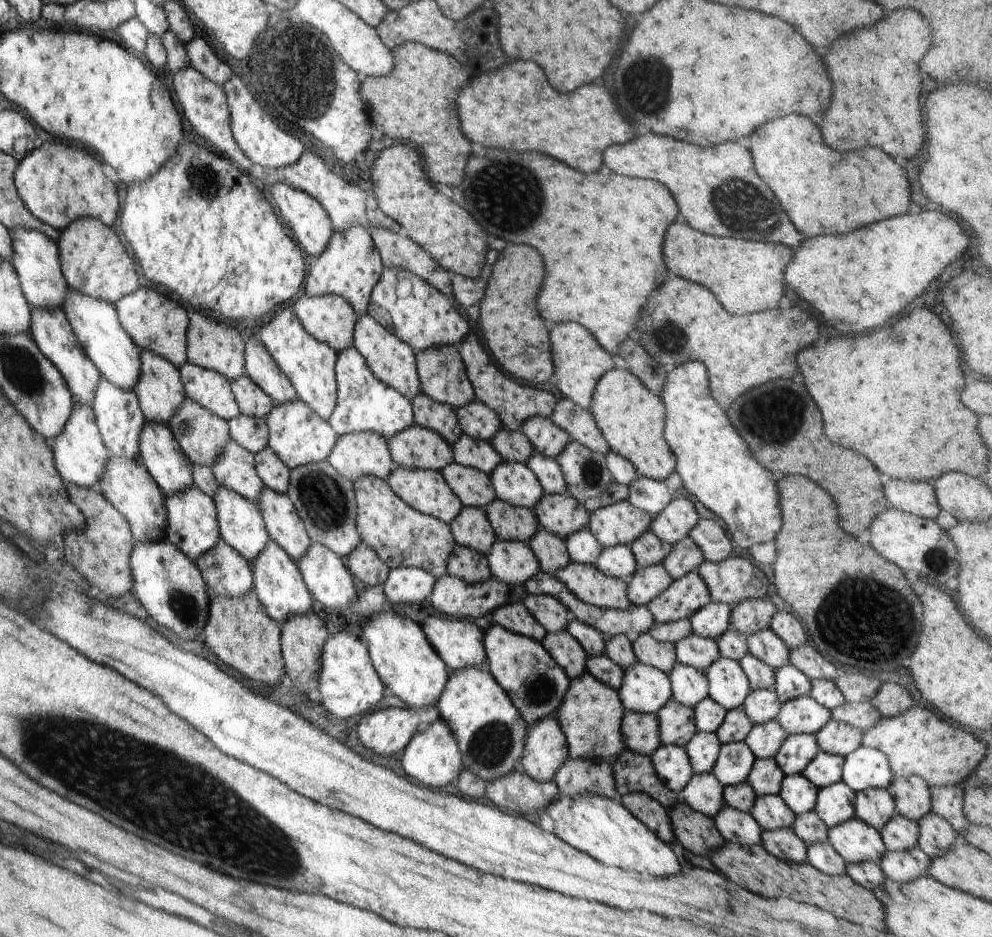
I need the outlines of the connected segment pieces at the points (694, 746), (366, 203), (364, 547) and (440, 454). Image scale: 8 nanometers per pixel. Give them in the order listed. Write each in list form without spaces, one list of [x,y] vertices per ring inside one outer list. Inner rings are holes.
[[[697,731],[688,741],[685,749],[691,767],[696,774],[709,773],[713,770],[721,745],[716,733],[704,731]]]
[[[303,150],[298,160],[277,169],[263,169],[258,165],[253,165],[248,170],[248,174],[264,180],[266,184],[285,182],[294,188],[311,194],[326,209],[334,231],[343,231],[349,226],[360,225],[368,232],[370,227],[384,227],[393,230],[395,233],[405,234],[404,228],[400,227],[393,218],[382,212],[378,199],[372,190],[365,191],[365,189],[343,180],[339,175],[332,172],[318,154],[314,154],[310,150]]]
[[[364,541],[349,554],[347,568],[352,576],[370,586],[383,585],[390,569]]]
[[[416,423],[388,438],[388,448],[398,467],[441,471],[453,461],[453,452],[441,434]]]

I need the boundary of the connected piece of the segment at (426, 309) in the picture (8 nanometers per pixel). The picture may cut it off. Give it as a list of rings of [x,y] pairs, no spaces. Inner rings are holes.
[[[384,268],[380,280],[378,280],[371,292],[367,313],[371,314],[372,318],[374,318],[378,324],[386,327],[386,330],[395,334],[400,340],[406,342],[406,344],[409,344],[414,351],[446,345],[459,346],[466,338],[466,335],[469,335],[471,332],[470,322],[460,315],[459,307],[452,298],[442,294],[442,291],[439,291],[429,282],[423,281],[417,274],[402,268]],[[403,278],[410,279],[412,283],[412,293],[406,296],[406,298],[400,298],[395,293],[398,282]]]

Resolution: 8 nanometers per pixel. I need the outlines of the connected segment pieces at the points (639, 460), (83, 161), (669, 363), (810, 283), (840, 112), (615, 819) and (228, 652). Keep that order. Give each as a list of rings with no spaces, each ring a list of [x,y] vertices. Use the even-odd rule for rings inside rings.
[[[629,370],[606,372],[594,389],[590,412],[612,451],[629,460],[639,475],[666,480],[676,470],[677,458],[666,442],[666,411],[663,400],[648,390]]]
[[[52,144],[32,150],[21,161],[22,166],[17,166],[17,190],[22,190],[25,205],[35,217],[60,232],[84,216],[102,218],[102,222],[112,228],[118,218],[120,202],[114,184],[104,176],[92,154],[74,146],[66,148],[62,144]]]
[[[684,278],[666,280],[662,288],[650,294],[650,302],[643,309],[636,329],[640,331],[641,345],[656,362],[664,364],[668,372],[686,361],[701,362],[707,368],[711,395],[722,410],[730,408],[730,403],[750,388],[762,386],[776,378],[786,378],[786,380],[794,378],[798,374],[796,368],[798,350],[810,346],[812,340],[818,338],[818,322],[806,310],[776,308],[776,310],[766,310],[750,316],[730,316],[710,290],[706,290],[700,284],[686,282]]]
[[[918,212],[888,218],[848,236],[804,240],[786,268],[786,282],[838,332],[884,326],[906,304],[924,294],[942,270],[968,248],[970,236],[950,216]]]
[[[896,10],[892,14],[886,14],[882,22],[862,30],[852,30],[850,34],[846,34],[846,38],[838,38],[838,42],[834,42],[824,58],[834,86],[832,104],[830,110],[824,114],[824,122],[820,128],[824,142],[838,152],[850,152],[858,146],[878,146],[890,156],[900,156],[908,160],[920,150],[924,142],[924,126],[918,102],[922,82],[918,78],[918,62],[928,54],[932,28],[928,20],[916,10]]]
[[[582,793],[577,797],[558,795],[545,810],[554,825],[554,833],[575,849],[588,853],[605,865],[654,876],[672,876],[682,867],[676,854],[643,822],[640,822],[618,798]]]
[[[253,590],[240,598],[212,596],[203,630],[206,644],[224,664],[270,689],[281,683],[286,673],[281,651],[281,626],[267,615]]]

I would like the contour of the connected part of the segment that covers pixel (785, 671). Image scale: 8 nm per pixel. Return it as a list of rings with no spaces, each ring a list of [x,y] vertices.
[[[786,663],[774,672],[775,683],[772,688],[776,691],[781,703],[810,694],[811,680],[792,663]]]

